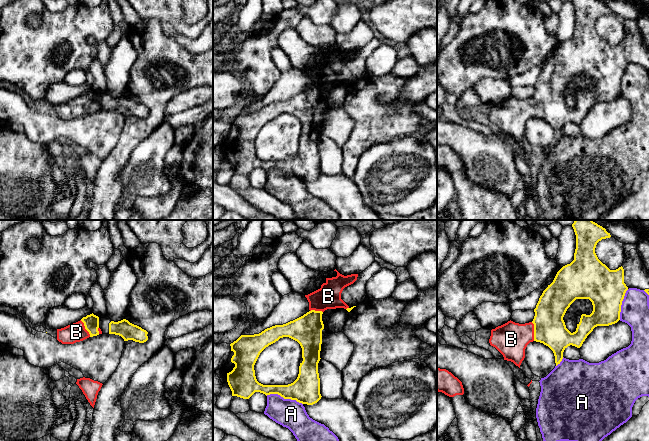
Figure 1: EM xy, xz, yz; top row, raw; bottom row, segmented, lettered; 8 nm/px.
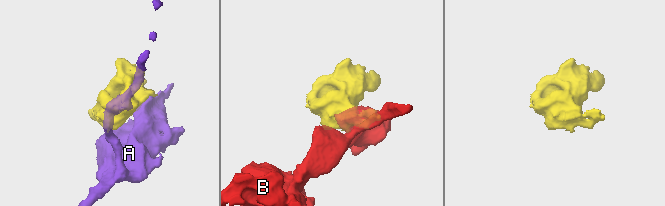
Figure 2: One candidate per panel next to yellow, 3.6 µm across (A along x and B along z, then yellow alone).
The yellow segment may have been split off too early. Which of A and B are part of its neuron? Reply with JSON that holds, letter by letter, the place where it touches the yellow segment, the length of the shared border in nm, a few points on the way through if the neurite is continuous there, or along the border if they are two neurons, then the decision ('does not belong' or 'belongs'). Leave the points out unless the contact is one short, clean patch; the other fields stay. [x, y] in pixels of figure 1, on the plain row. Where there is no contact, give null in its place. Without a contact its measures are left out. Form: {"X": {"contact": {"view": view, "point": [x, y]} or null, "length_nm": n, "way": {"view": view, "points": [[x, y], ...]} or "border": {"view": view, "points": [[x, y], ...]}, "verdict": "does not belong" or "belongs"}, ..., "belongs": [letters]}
{"A": {"contact": {"view": "xz", "point": [284, 174]}, "length_nm": 300, "verdict": "does not belong"}, "B": {"contact": {"view": "yz", "point": [534, 107]}, "length_nm": 150, "verdict": "belongs"}, "belongs": ["B"]}

